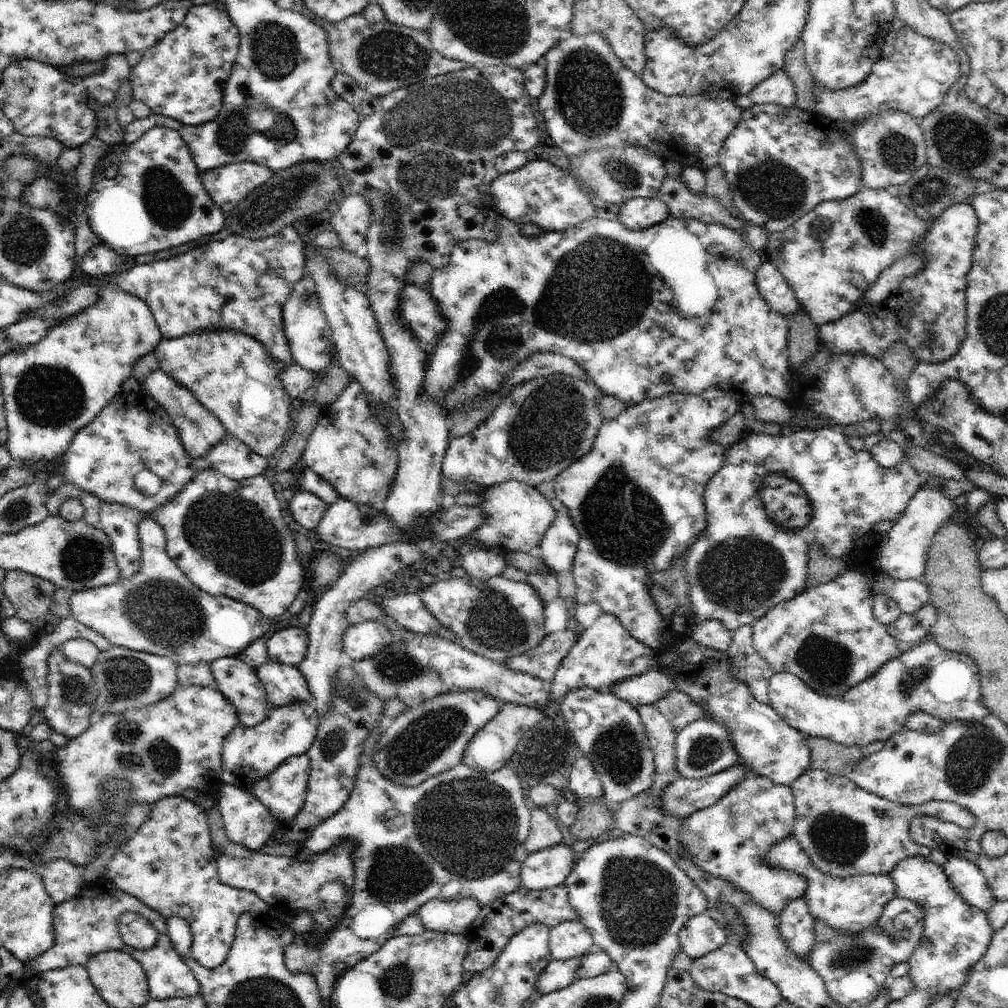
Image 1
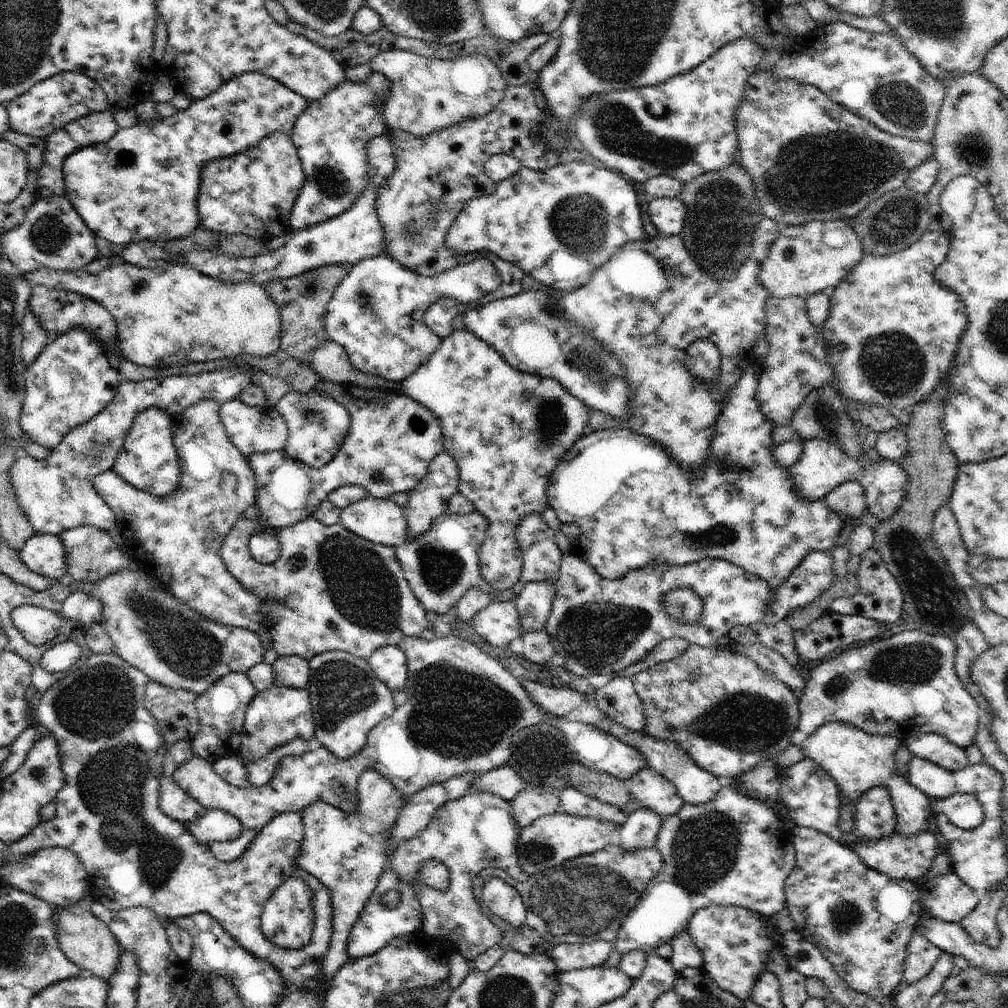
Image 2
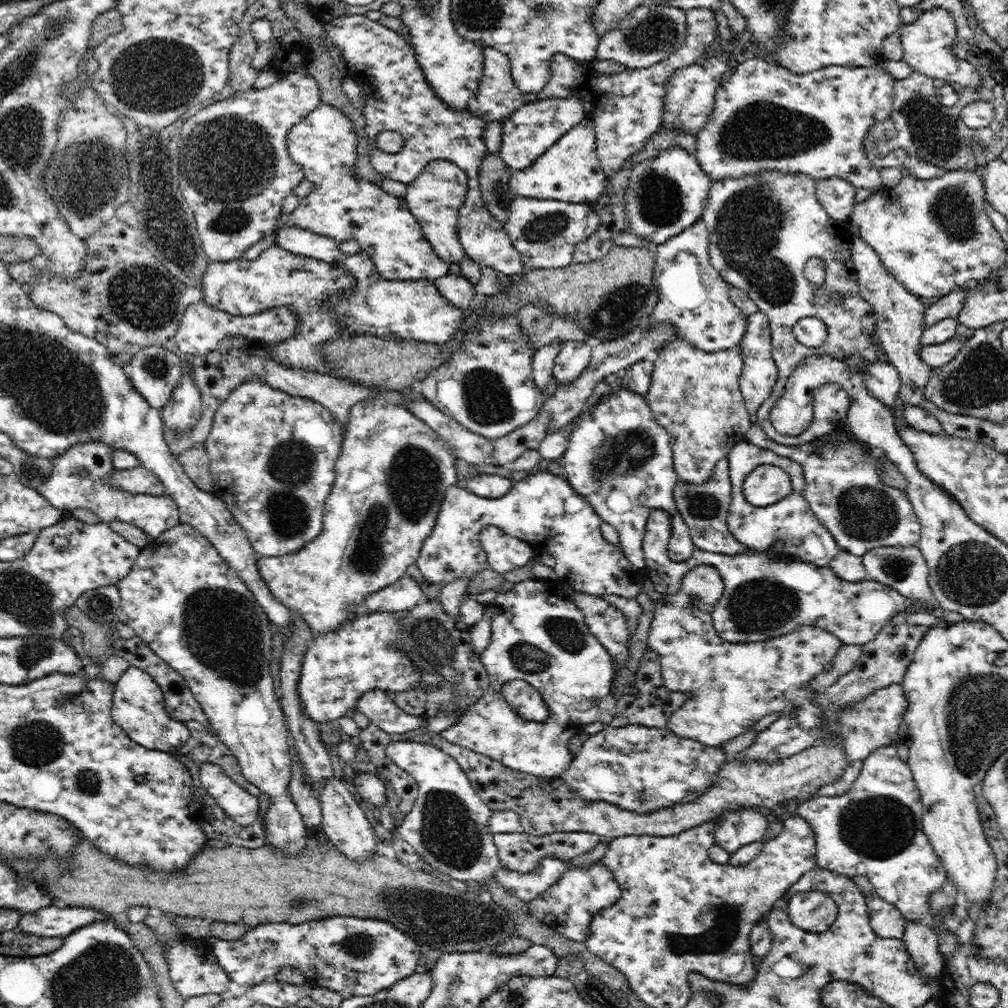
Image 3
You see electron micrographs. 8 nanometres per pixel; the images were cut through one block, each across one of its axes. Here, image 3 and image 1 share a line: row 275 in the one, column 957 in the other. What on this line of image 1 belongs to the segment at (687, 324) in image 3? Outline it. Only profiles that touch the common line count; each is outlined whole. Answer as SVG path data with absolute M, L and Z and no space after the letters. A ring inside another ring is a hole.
M931 639L889 660L870 678L850 688L842 696L822 696L792 673L777 672L768 685L769 704L780 718L808 737L820 737L844 744L844 746L868 746L878 740L890 740L906 726L908 718L916 712L926 712L945 722L982 722L990 714L984 707L981 696L979 668L969 655L946 650Z

